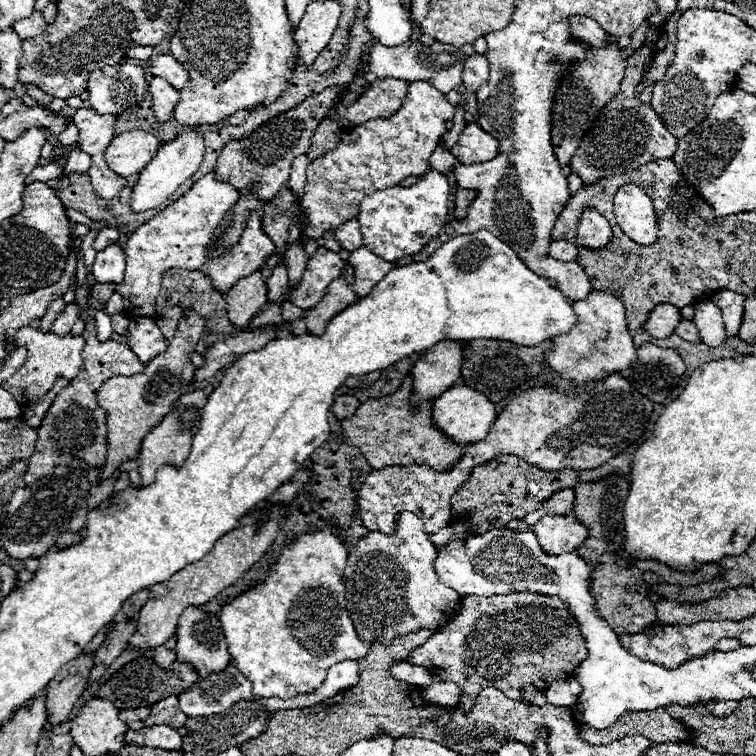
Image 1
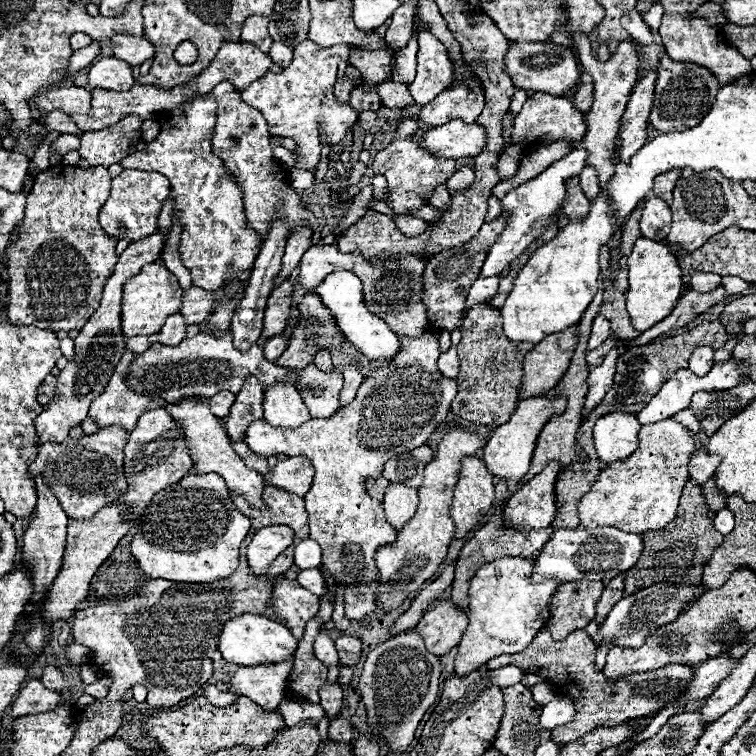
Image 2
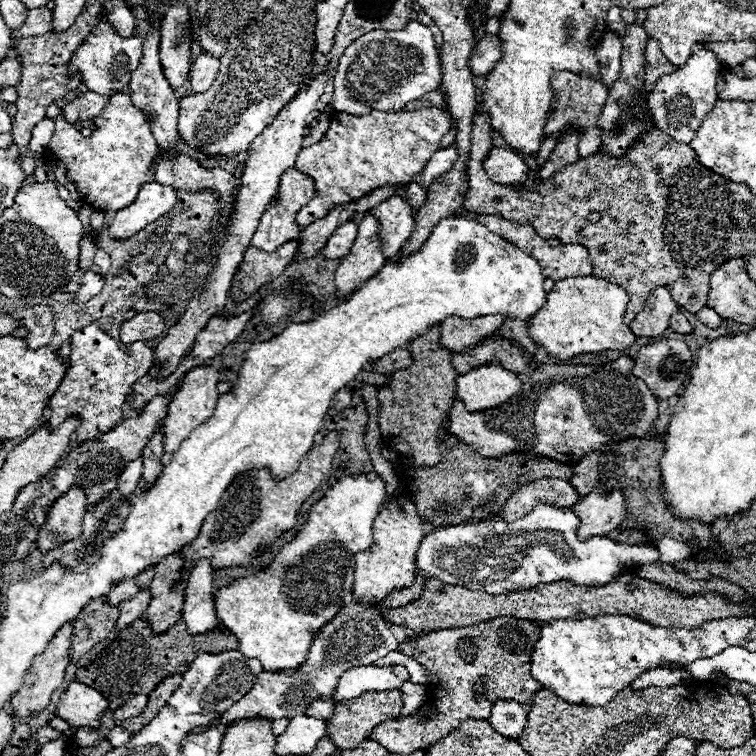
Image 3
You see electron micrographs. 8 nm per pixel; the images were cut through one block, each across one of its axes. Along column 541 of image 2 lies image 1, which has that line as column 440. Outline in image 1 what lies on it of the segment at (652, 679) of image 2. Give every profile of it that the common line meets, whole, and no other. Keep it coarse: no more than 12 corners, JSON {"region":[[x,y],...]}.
{"region":[[466,596],[416,648],[462,690],[520,700],[586,660],[558,596]]}

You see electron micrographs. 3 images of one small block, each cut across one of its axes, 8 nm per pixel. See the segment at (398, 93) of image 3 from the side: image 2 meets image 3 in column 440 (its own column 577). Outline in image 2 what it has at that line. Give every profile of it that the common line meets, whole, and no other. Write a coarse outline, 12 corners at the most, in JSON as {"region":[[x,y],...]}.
{"region":[[510,42],[516,88],[564,96],[580,80],[576,54],[552,42]]}

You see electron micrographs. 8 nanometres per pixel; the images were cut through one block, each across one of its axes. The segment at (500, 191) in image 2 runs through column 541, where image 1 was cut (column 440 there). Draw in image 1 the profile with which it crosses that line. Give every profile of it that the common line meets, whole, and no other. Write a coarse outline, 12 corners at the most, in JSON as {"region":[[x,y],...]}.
{"region":[[444,148],[430,156],[430,170],[448,174],[458,158]]}

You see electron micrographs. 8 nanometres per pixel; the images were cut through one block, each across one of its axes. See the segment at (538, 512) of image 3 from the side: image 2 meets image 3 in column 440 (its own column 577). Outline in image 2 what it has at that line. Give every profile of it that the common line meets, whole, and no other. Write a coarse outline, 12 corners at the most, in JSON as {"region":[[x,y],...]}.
{"region":[[612,526],[560,528],[532,568],[540,580],[612,580],[642,536]]}

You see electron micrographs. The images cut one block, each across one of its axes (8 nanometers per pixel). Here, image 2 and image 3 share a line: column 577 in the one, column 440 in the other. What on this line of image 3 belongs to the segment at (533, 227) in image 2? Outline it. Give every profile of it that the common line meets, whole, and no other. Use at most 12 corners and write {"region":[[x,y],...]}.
{"region":[[456,144],[434,152],[422,170],[428,190],[456,162]]}

